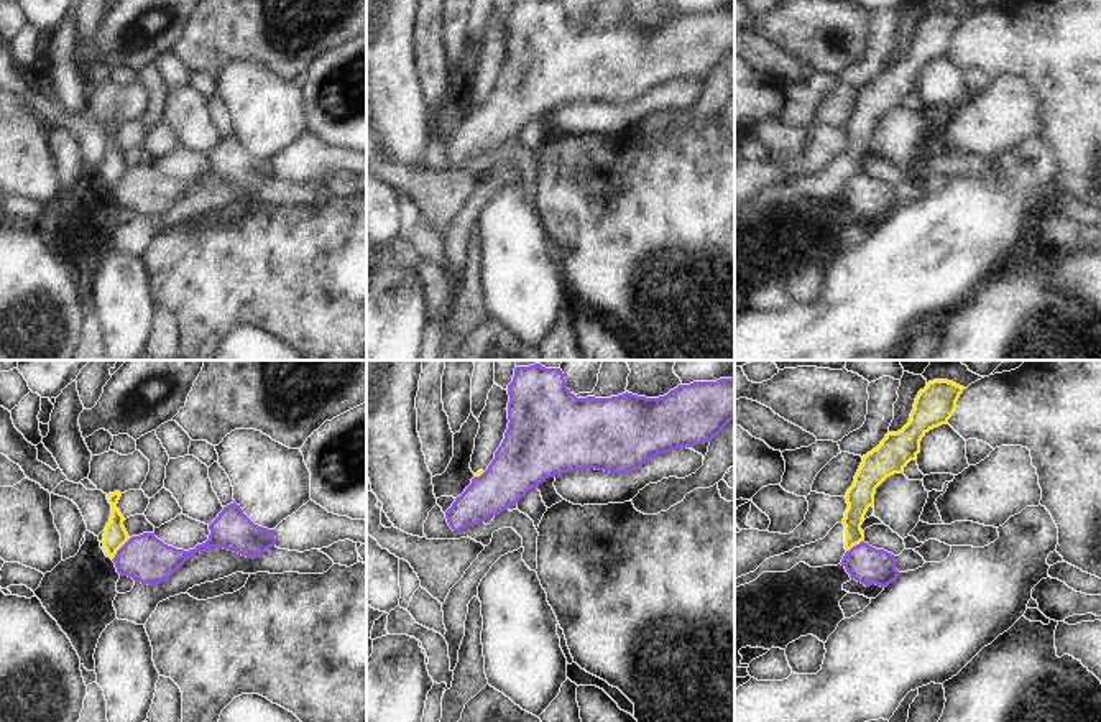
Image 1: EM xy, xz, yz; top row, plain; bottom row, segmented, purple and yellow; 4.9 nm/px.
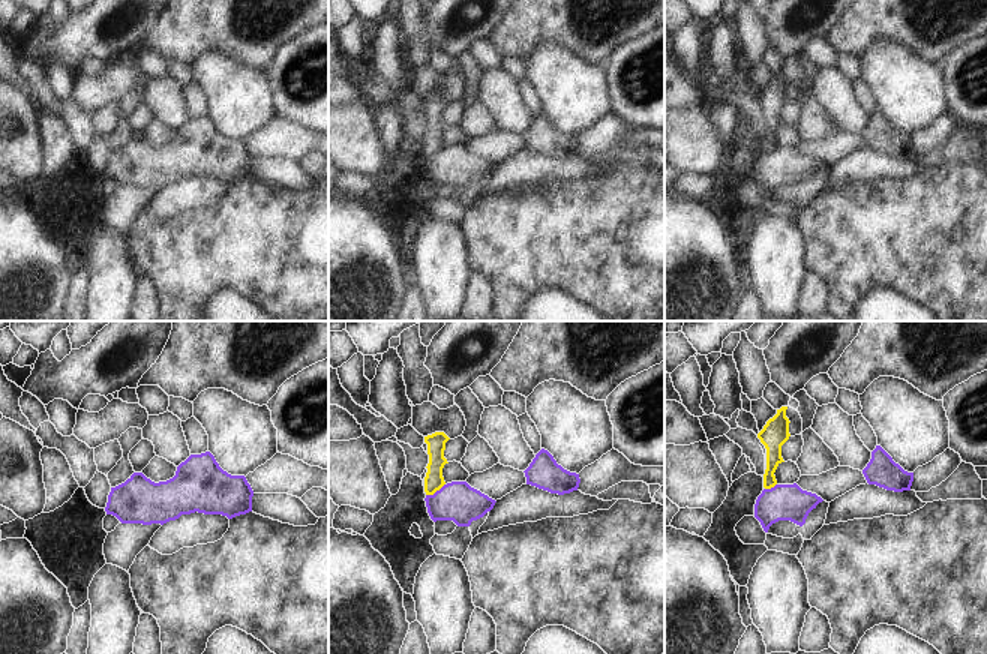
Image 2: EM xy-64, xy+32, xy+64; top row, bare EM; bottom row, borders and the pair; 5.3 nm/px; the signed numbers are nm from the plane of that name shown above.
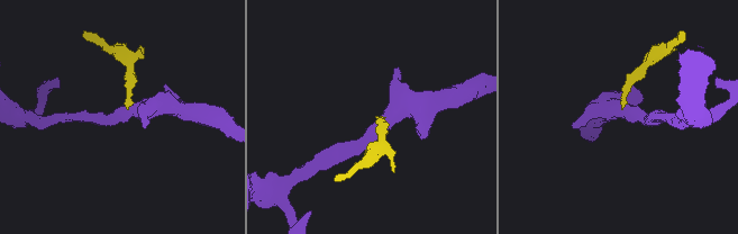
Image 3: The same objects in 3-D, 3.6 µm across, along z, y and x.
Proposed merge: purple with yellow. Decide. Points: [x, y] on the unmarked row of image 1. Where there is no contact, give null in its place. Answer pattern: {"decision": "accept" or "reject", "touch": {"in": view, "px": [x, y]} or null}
{"decision": "reject", "touch": {"in": "xy", "px": [119, 181]}}

